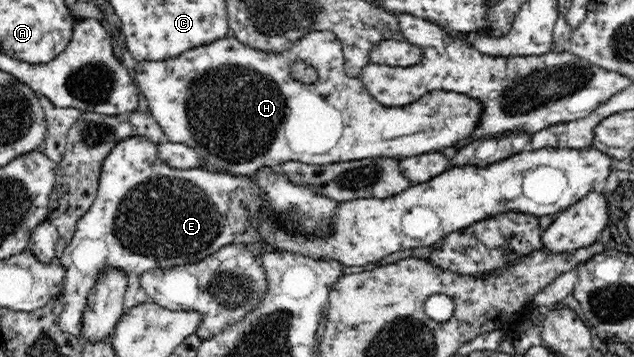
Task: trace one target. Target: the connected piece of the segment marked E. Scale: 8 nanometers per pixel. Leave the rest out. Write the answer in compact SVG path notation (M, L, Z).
M142 136L123 139L113 147L113 153L101 167L98 180L97 198L92 207L77 223L77 231L66 244L59 260L64 264L65 283L61 291L63 310L59 315L62 332L80 335L84 321L84 311L90 291L98 280L99 273L107 266L124 268L125 275L142 275L155 268L171 268L200 262L209 255L216 254L228 245L258 245L267 243L273 249L286 253L318 258L323 261L340 262L347 271L353 268L367 268L384 259L386 255L400 249L414 249L434 245L443 236L459 228L470 227L478 220L490 219L499 212L518 211L528 215L554 215L568 209L594 189L596 183L604 181L610 173L609 153L592 148L589 151L576 148L549 147L540 150L522 151L510 159L488 167L451 167L428 182L411 185L401 194L392 198L362 198L339 202L331 217L327 232L302 232L288 230L284 224L270 214L264 198L265 190L254 180L237 177L224 171L208 172L203 168L174 169L161 161L157 155L159 146Z

